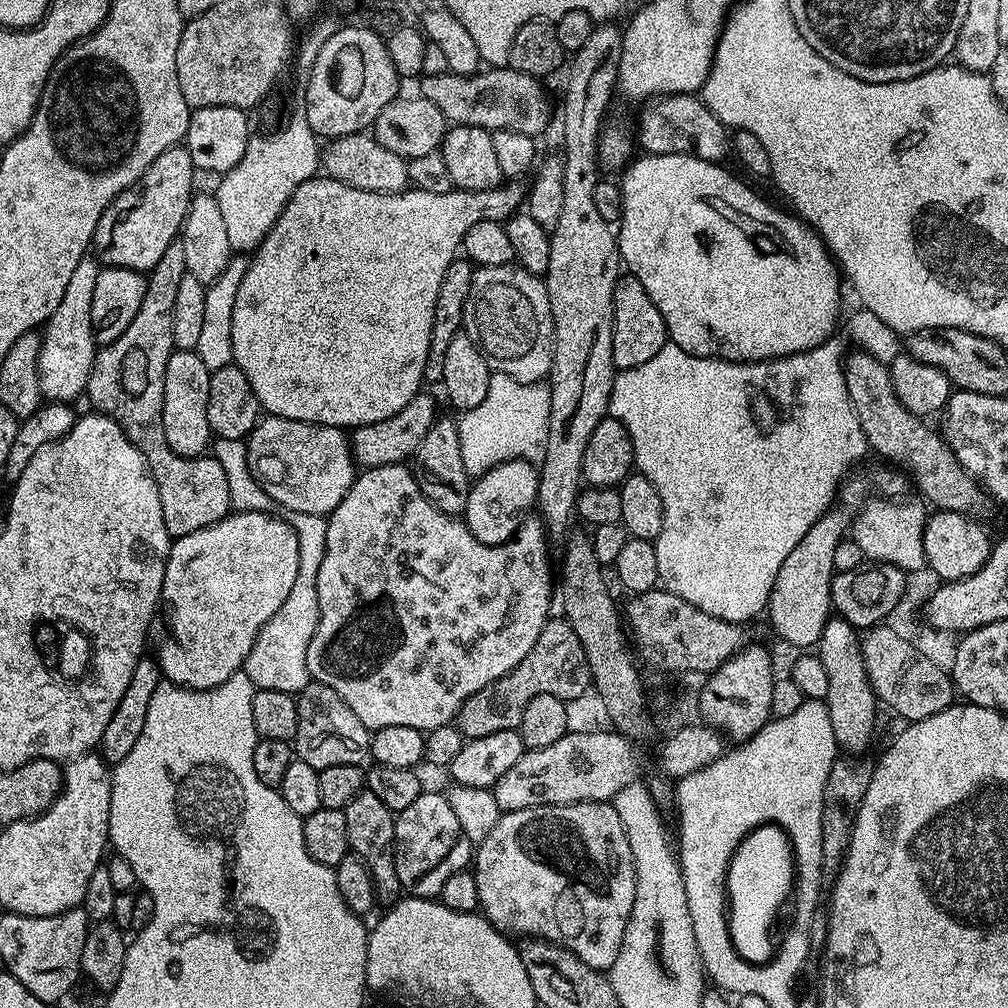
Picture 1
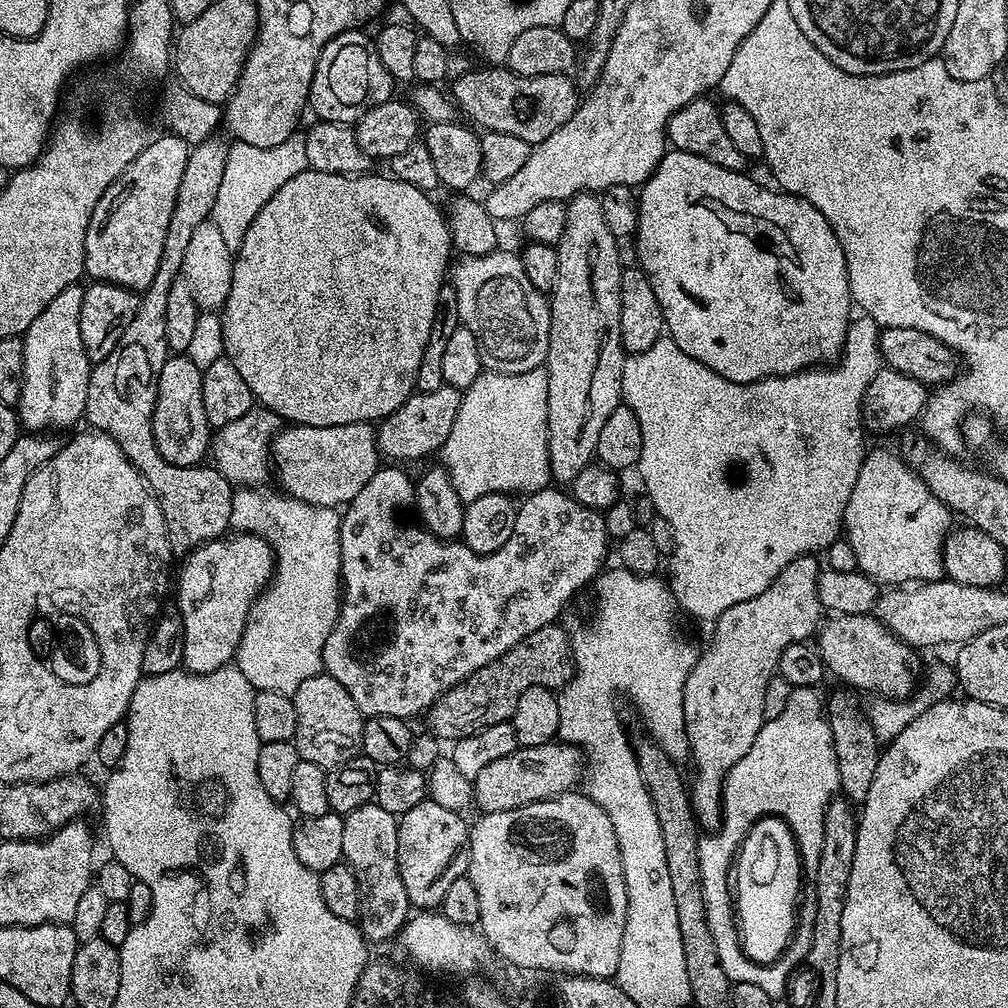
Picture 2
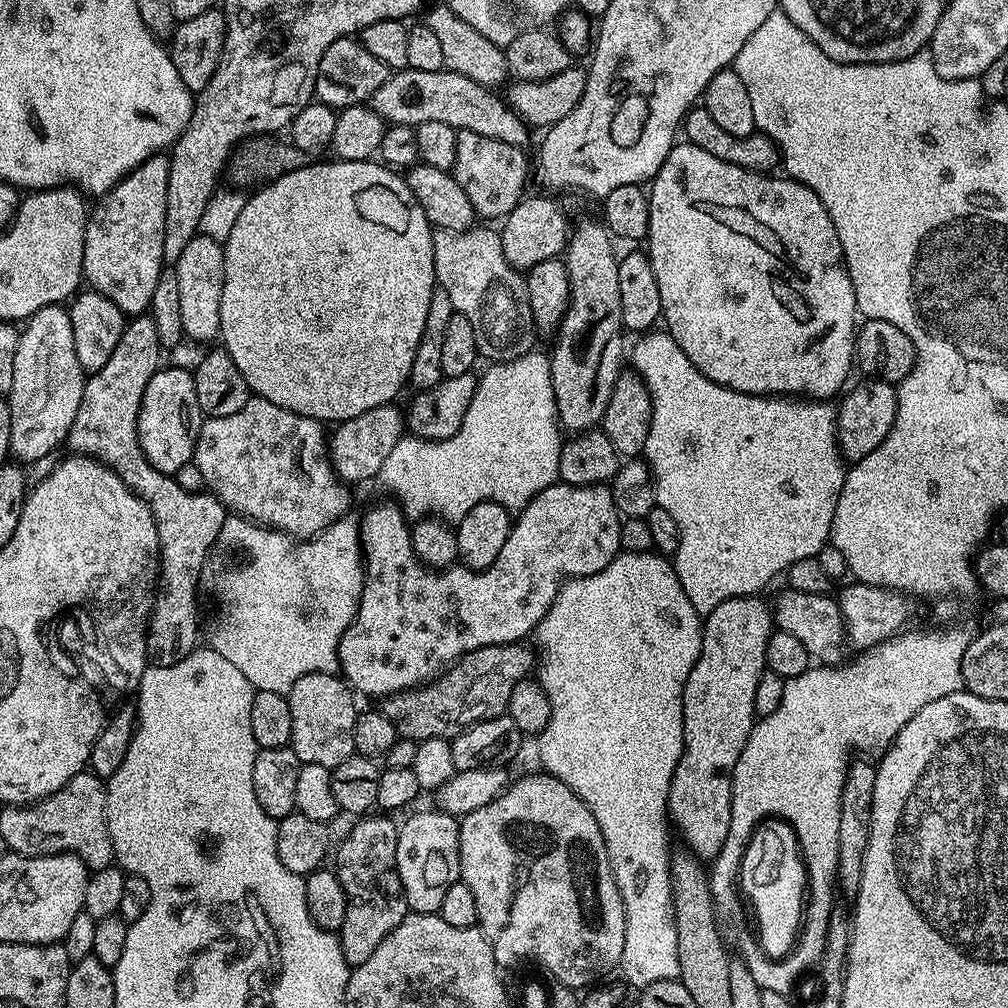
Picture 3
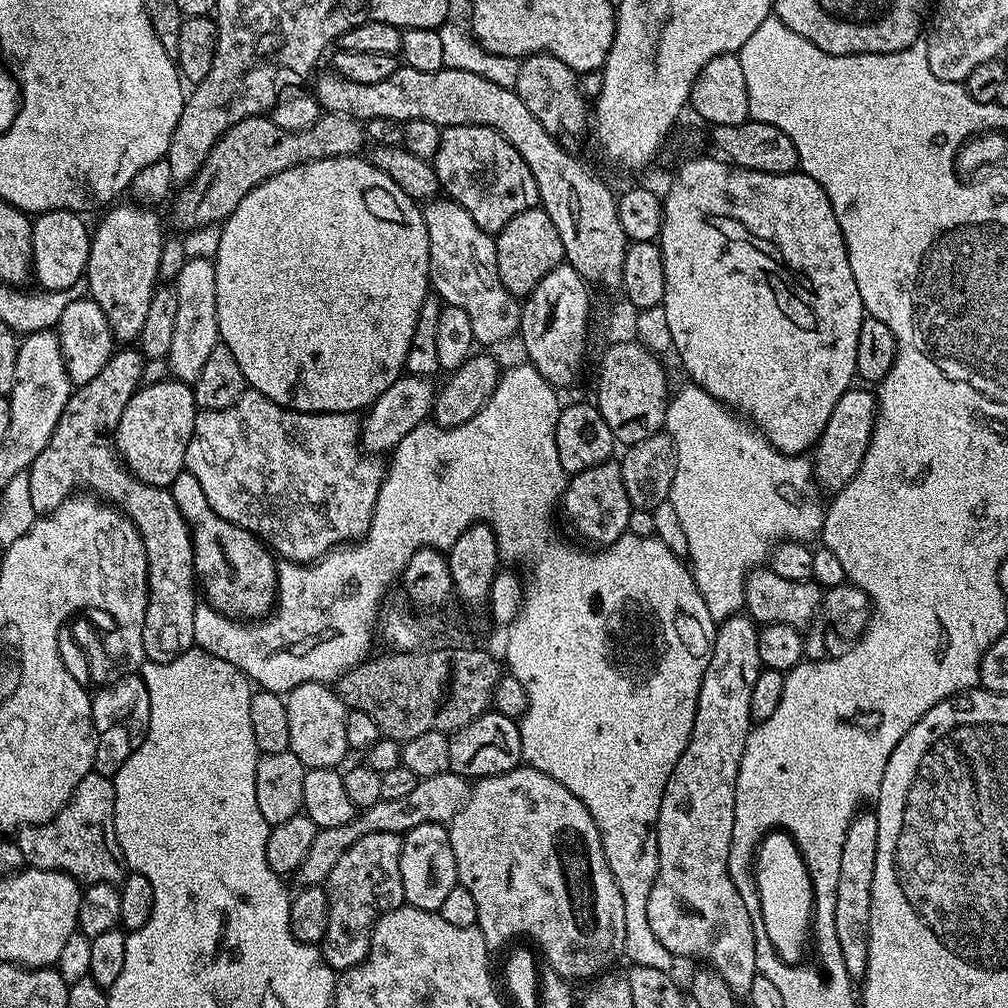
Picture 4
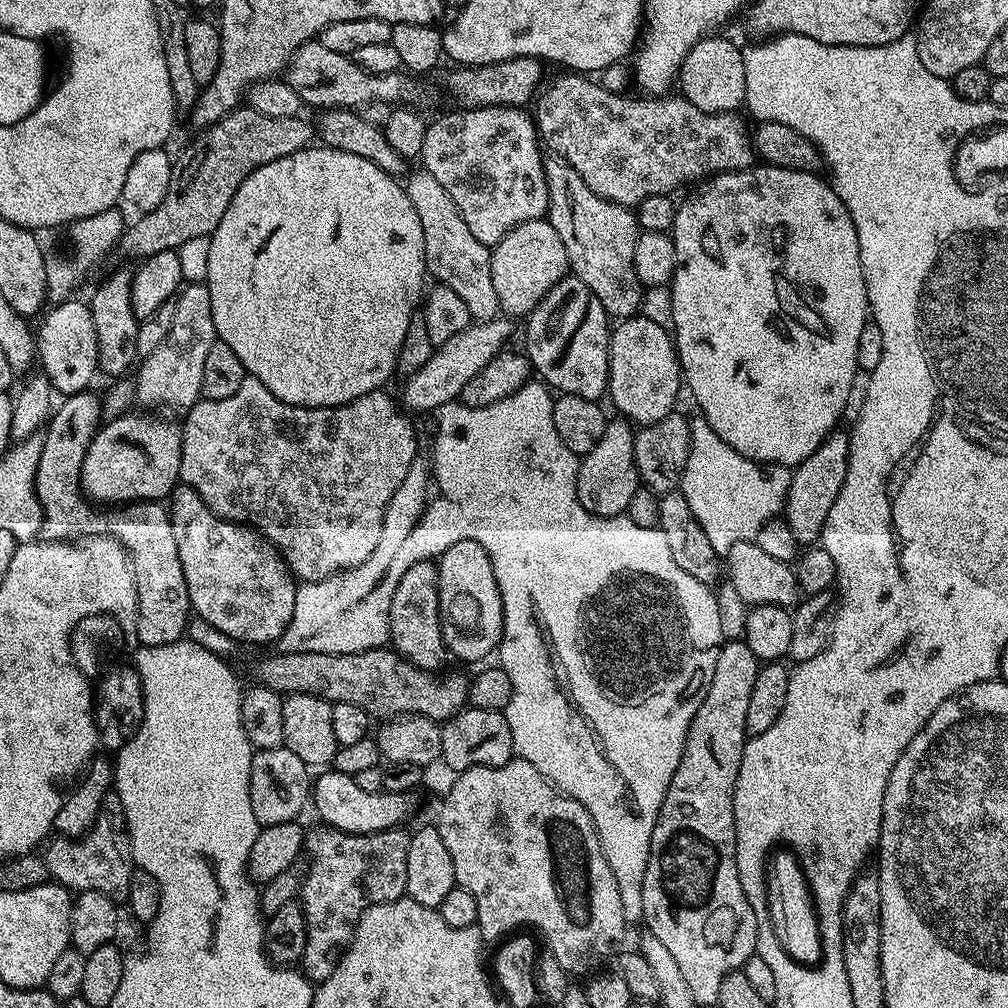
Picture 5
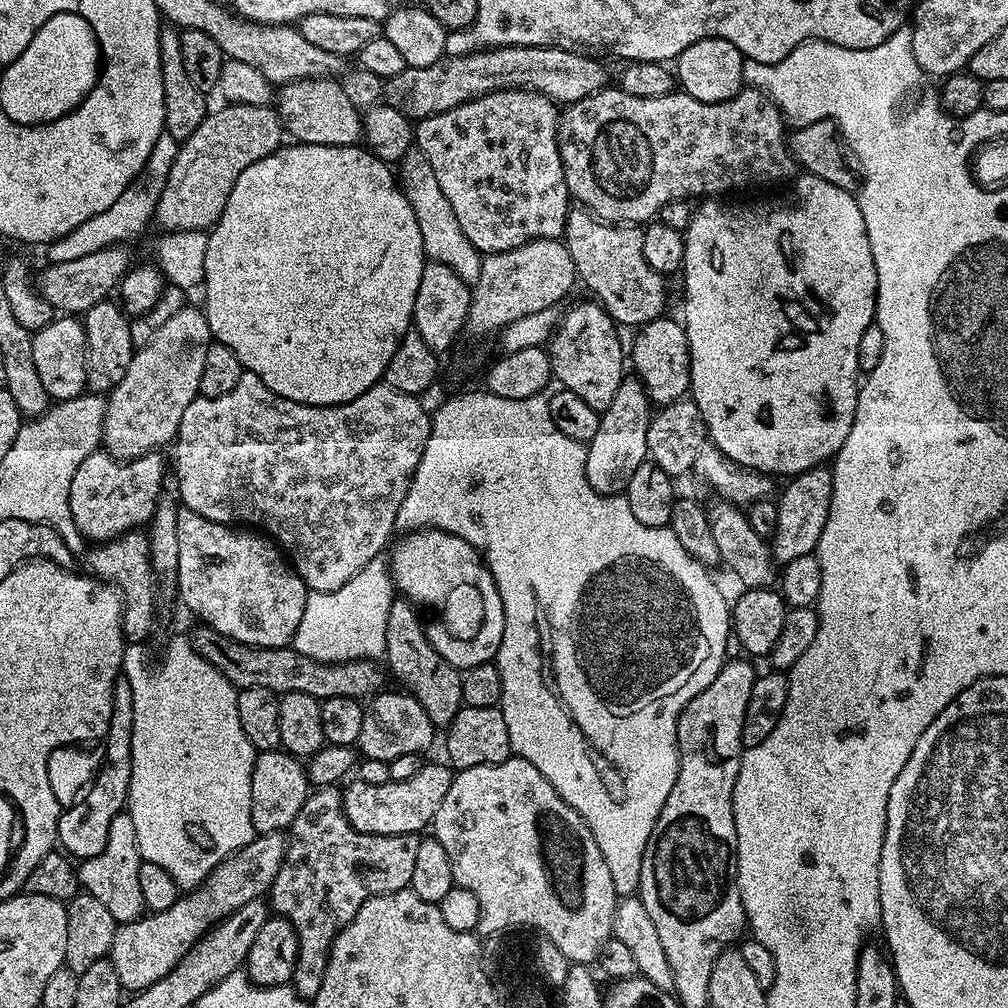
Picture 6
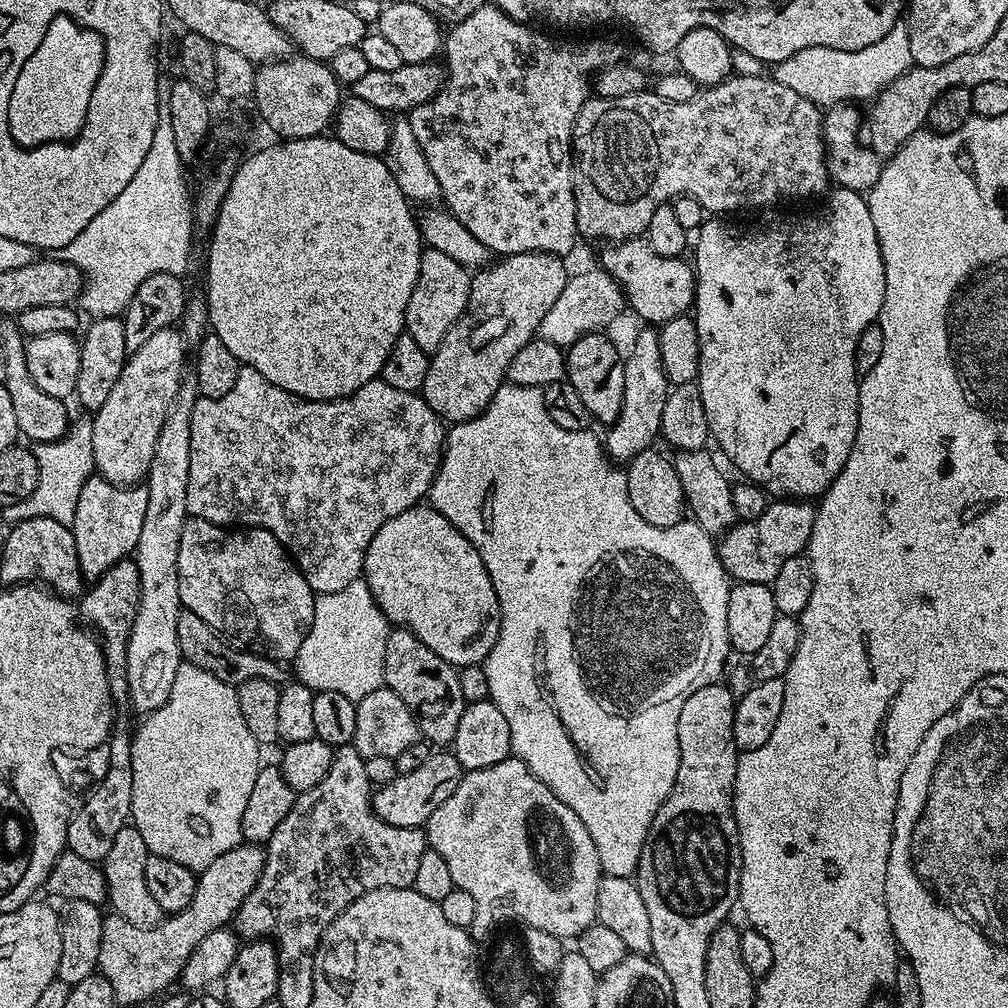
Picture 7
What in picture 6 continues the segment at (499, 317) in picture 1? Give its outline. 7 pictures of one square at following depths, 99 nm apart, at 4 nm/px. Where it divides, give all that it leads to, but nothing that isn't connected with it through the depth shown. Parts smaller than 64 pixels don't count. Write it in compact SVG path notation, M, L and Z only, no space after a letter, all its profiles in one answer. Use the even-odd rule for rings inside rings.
M418 150L407 152L398 165L399 186L404 192L406 202L410 202L410 210L414 210L414 218L418 218L418 230L422 234L424 255L429 261L437 260L442 266L450 266L458 278L473 285L480 274L482 253L476 249L474 242L462 234L462 226L458 226L458 218L450 207L446 194L442 194L442 186L438 186L438 178L426 162L426 154Z

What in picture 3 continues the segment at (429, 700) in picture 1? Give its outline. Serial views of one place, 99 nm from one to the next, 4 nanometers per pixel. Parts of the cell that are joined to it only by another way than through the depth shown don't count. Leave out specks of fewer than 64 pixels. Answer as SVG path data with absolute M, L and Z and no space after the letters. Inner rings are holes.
M557 482L550 486L546 486L546 490L539 492L526 507L519 509L518 515L515 517L512 529L510 530L510 534L506 538L506 542L502 545L502 551L498 553L498 558L494 558L494 562L491 566L489 568L483 568L480 572L475 572L473 568L465 568L463 566L449 566L443 570L437 570L422 563L412 549L412 530L406 523L406 517L403 511L401 511L395 503L392 504L374 505L373 508L365 514L364 520L361 519L359 521L360 550L364 561L362 598L360 599L360 605L356 611L354 622L350 622L346 634L342 634L342 642L338 646L340 672L342 673L343 679L347 681L361 697L364 695L383 698L385 696L392 696L396 692L404 692L407 688L419 688L421 684L427 684L435 680L436 677L444 671L447 665L454 664L456 661L461 660L468 652L478 650L482 646L515 644L523 641L525 638L531 637L533 633L535 633L538 622L540 622L546 614L546 610L550 610L550 606L555 602L556 593L559 592L560 586L565 580L571 580L577 576L598 574L598 570L602 570L621 551L620 522L622 517L620 511L614 506L611 487L602 484L574 486L573 484Z

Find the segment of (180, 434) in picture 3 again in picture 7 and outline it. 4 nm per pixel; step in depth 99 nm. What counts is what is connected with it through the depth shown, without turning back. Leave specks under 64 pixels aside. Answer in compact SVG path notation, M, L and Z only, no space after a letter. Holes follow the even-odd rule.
M94 474L78 494L78 510L74 510L71 530L74 546L78 546L78 566L85 581L95 582L119 560L129 559L142 538L142 522L146 522L148 489L144 486L112 484L103 476Z

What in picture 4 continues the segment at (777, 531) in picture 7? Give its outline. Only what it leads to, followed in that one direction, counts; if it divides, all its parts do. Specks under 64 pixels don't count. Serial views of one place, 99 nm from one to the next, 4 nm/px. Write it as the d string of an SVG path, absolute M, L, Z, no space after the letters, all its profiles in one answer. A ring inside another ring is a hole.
M853 386L849 388L842 398L834 406L829 420L822 430L822 434L816 439L814 451L811 453L812 475L821 489L828 494L835 494L858 474L858 466L862 466L862 458L868 449L868 439L872 437L872 431L876 425L876 398L875 391L867 392L864 388Z

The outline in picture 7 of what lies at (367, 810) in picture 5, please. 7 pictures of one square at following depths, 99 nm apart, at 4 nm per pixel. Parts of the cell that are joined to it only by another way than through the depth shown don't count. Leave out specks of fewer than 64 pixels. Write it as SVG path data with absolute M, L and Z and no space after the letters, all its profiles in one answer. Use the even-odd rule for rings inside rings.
M436 750L422 766L410 770L410 774L398 774L394 782L381 784L375 789L372 797L372 809L392 826L403 828L424 828L430 814L458 790L458 782L462 782L466 769L460 765L455 754L448 750Z

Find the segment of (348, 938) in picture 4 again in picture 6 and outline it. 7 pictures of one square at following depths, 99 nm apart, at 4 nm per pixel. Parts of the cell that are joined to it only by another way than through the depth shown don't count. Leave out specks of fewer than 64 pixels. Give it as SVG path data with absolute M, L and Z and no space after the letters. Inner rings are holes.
M336 786L316 788L309 791L298 818L294 818L291 828L287 829L288 849L284 855L282 870L274 878L270 893L270 908L275 915L284 916L294 926L298 934L298 958L294 966L291 987L304 1000L312 1001L322 990L322 978L326 978L326 966L330 958L332 943L337 934L358 914L362 902L369 896L381 896L397 892L411 885L414 878L414 857L418 855L421 837L375 836L354 830L344 813L344 798Z

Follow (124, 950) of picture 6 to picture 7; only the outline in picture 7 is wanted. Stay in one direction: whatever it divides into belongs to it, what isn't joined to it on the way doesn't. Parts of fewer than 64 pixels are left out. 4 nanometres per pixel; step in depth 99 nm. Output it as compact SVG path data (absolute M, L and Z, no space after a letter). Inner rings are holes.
M242 842L234 846L234 850L226 850L226 854L214 858L214 862L197 875L196 893L186 910L171 913L160 923L149 924L147 928L134 926L134 922L126 922L126 918L115 914L105 915L98 972L106 978L106 982L110 982L110 986L114 986L117 1005L144 1004L167 993L173 987L171 984L179 981L186 962L202 938L233 923L250 890L258 886L263 869L264 848L259 844Z

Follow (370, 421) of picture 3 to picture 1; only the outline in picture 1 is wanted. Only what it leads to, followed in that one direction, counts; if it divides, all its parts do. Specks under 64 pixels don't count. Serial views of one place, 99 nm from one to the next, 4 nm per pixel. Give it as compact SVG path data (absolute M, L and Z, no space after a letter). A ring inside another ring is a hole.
M265 415L248 433L246 443L250 474L266 490L273 505L281 504L289 513L327 517L346 498L346 490L358 475L352 445L342 428Z

